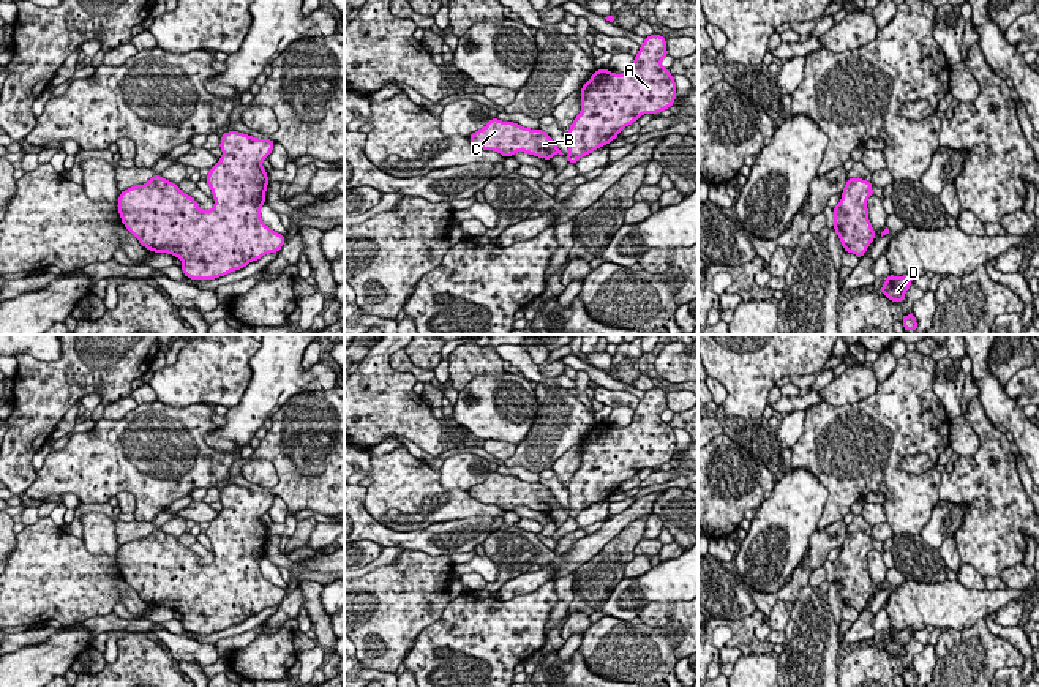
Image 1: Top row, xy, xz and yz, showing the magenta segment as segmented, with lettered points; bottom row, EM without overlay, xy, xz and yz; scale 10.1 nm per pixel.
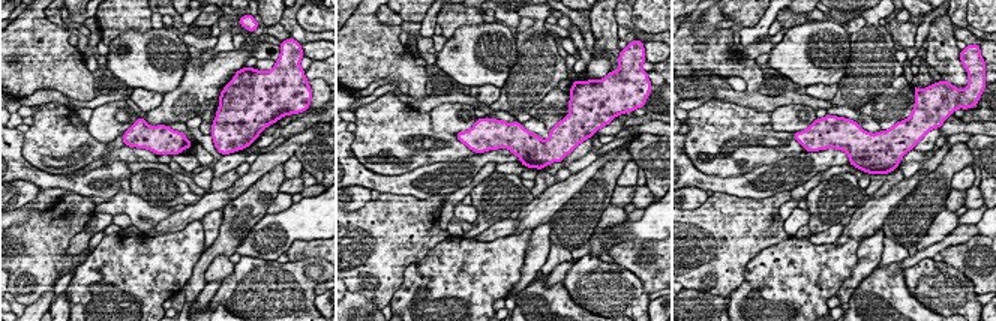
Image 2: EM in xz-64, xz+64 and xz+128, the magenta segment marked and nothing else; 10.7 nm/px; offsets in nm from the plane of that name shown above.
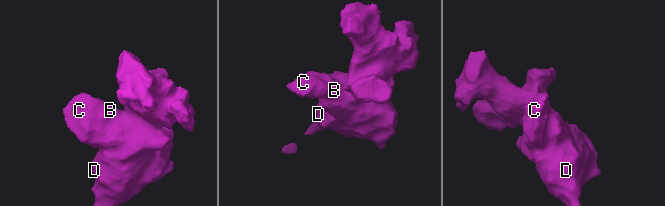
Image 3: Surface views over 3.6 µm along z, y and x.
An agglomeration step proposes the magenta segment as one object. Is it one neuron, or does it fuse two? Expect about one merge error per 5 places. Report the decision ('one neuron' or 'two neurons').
one neuron

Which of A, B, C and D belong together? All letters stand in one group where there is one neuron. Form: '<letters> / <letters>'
A B C D

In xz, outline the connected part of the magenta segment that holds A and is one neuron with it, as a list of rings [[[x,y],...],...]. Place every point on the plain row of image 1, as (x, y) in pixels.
[[[654,387],[640,400],[628,426],[616,428],[603,422],[591,430],[581,441],[581,464],[567,486],[568,516],[576,518],[610,497],[643,467],[652,469],[674,458],[676,436],[662,420],[666,409],[666,392]]]

